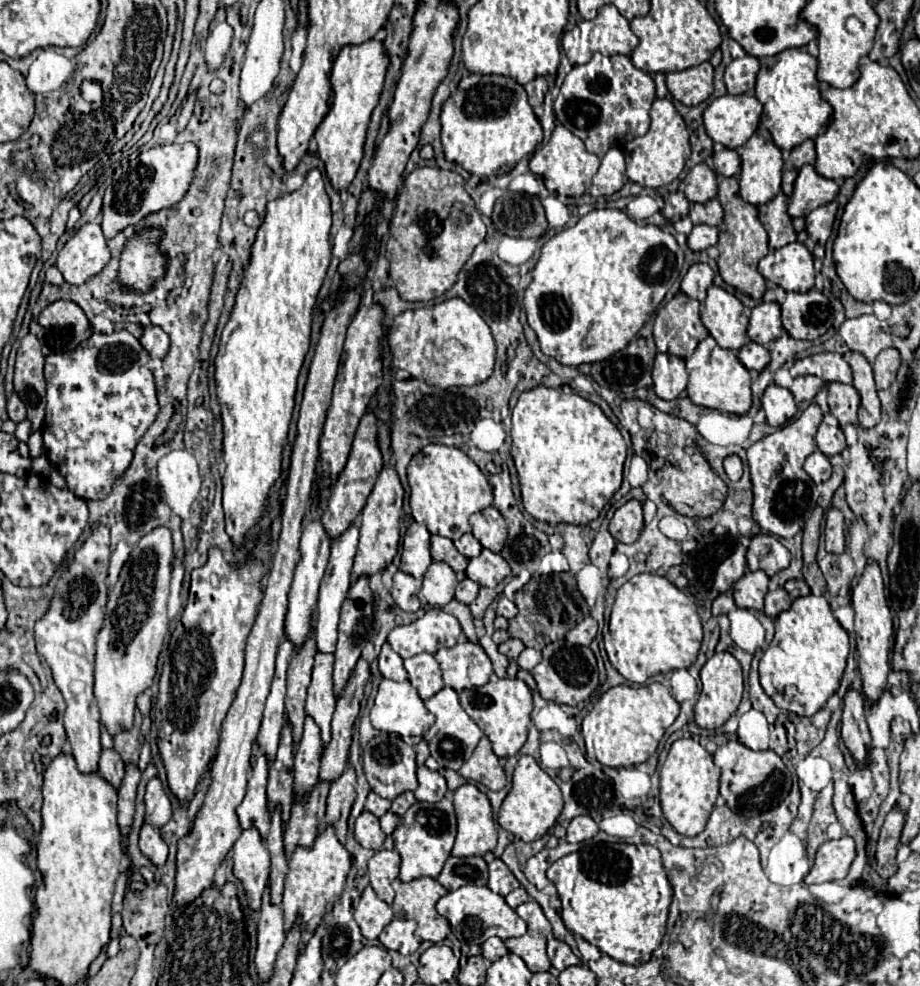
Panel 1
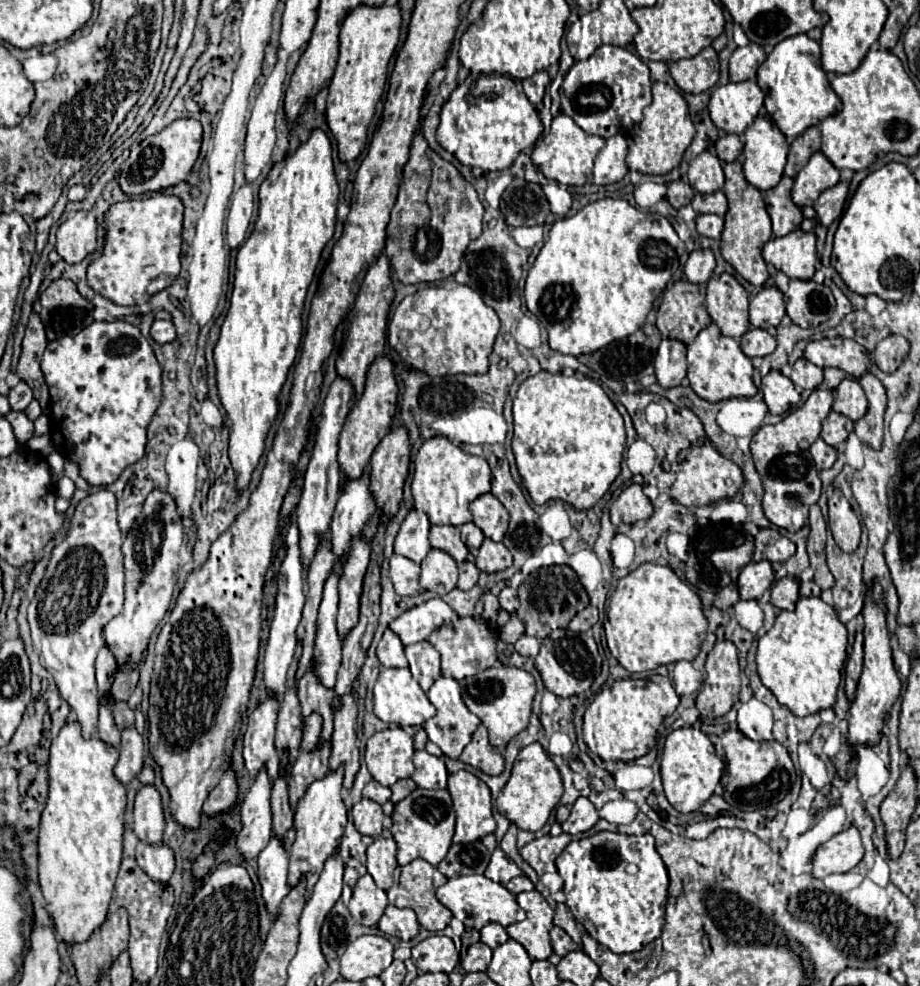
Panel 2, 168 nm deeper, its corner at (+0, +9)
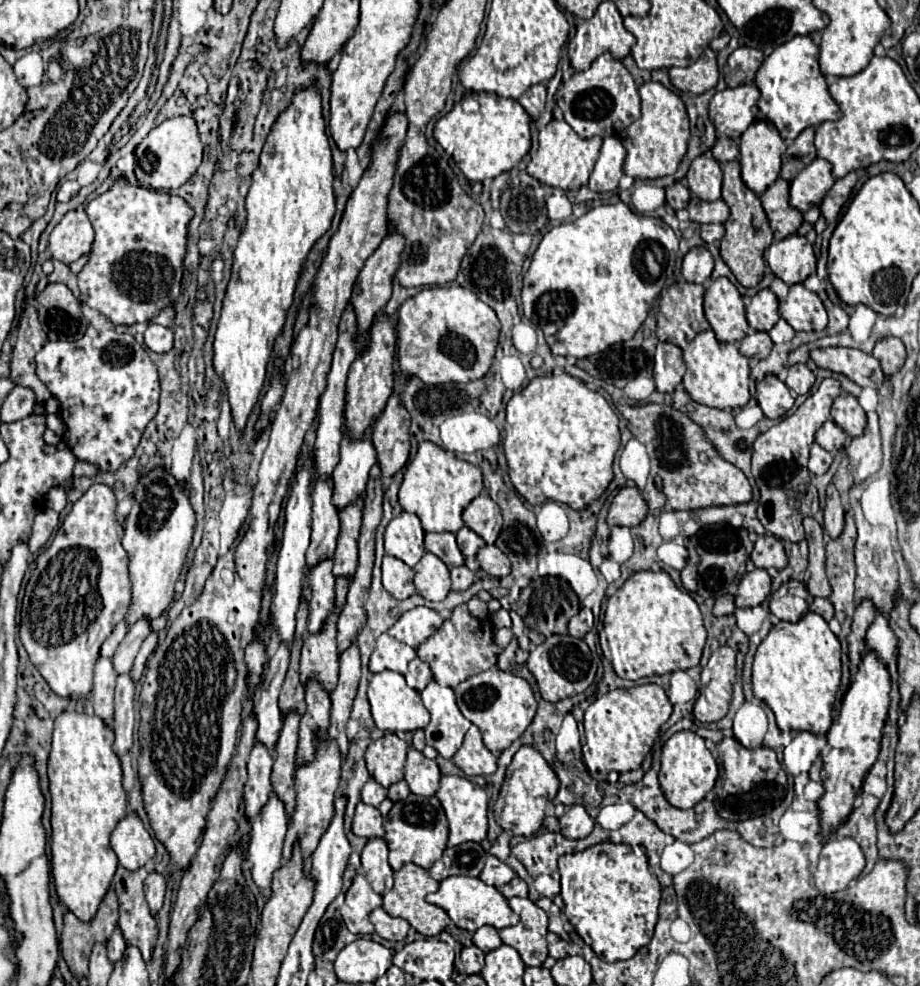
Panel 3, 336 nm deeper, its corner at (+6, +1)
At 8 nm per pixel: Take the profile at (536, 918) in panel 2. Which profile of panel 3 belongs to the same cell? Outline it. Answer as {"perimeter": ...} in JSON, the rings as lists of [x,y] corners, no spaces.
{"perimeter":[[[521,897],[509,899],[509,907],[521,917],[521,921],[515,927],[501,929],[501,941],[517,949],[527,967],[543,965],[547,959],[547,913],[531,899]]]}

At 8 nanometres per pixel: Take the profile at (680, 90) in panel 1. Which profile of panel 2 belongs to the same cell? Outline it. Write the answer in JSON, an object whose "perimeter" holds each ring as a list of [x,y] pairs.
{"perimeter":[[[713,47],[703,49],[693,59],[681,59],[669,65],[671,77],[687,93],[703,93],[719,81],[719,59]]]}

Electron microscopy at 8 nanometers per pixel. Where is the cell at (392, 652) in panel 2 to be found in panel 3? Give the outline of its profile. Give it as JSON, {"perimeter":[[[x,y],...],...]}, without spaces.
{"perimeter":[[[383,633],[377,639],[377,645],[371,653],[371,661],[369,661],[369,669],[373,673],[381,673],[381,671],[397,671],[397,673],[405,673],[407,671],[407,663],[415,657],[415,649],[407,647],[405,643],[393,639],[391,635]]]}

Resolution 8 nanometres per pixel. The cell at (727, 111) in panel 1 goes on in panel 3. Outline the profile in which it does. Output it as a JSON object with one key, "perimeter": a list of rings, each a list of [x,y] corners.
{"perimeter":[[[755,85],[727,87],[725,91],[715,93],[709,103],[709,119],[717,133],[737,141],[757,117],[757,99],[759,89]]]}

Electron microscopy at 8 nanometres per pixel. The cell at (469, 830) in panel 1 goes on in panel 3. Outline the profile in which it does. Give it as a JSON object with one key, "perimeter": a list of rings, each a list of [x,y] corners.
{"perimeter":[[[445,775],[445,777],[441,777],[441,787],[437,791],[437,799],[441,801],[441,805],[447,813],[447,819],[449,819],[449,847],[461,845],[467,841],[479,843],[487,837],[487,803],[489,803],[489,797],[479,785],[467,781],[465,777]]]}

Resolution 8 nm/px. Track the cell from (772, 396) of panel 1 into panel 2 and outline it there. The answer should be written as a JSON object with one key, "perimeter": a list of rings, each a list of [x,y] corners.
{"perimeter":[[[769,371],[763,377],[761,391],[765,395],[769,413],[773,413],[773,415],[783,415],[799,403],[799,393],[795,391],[793,381],[789,377],[785,377],[781,371]]]}

